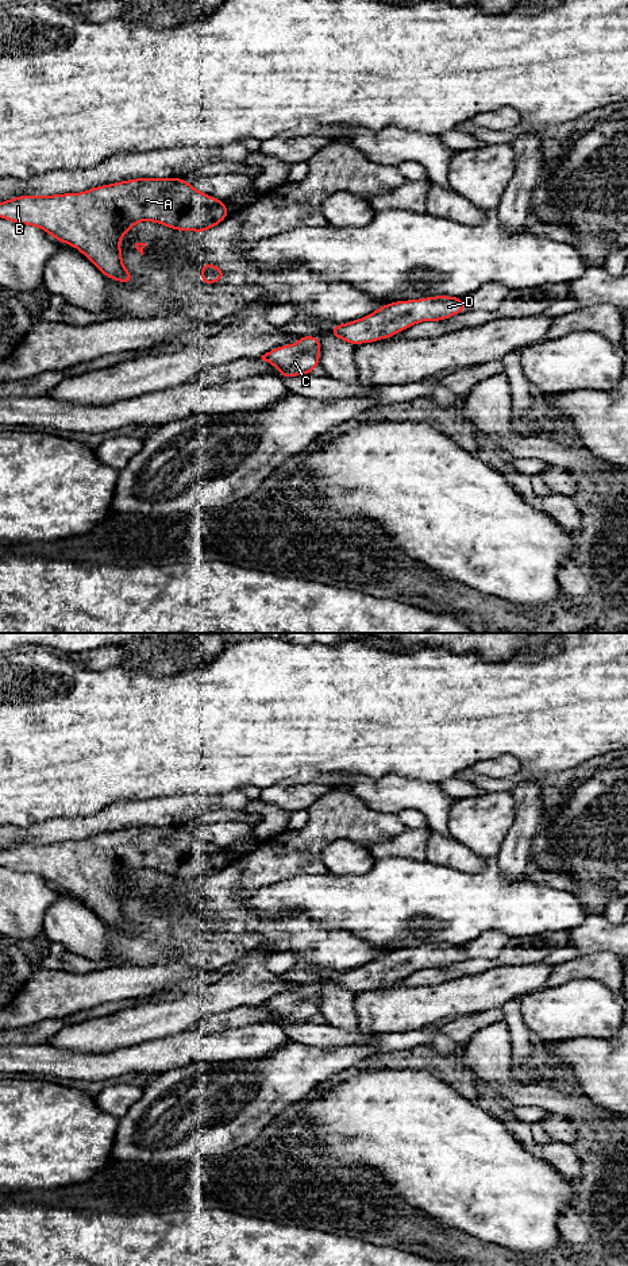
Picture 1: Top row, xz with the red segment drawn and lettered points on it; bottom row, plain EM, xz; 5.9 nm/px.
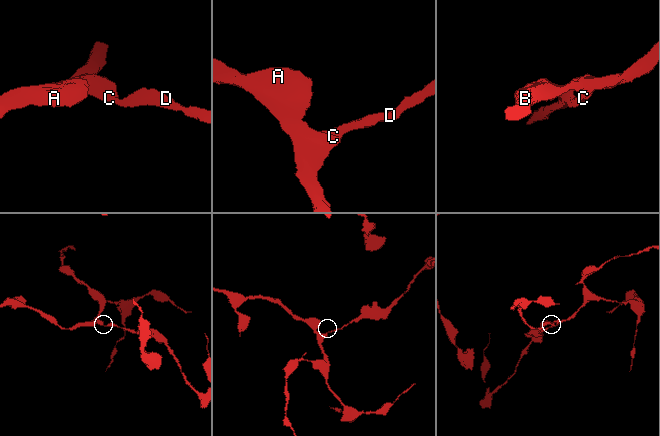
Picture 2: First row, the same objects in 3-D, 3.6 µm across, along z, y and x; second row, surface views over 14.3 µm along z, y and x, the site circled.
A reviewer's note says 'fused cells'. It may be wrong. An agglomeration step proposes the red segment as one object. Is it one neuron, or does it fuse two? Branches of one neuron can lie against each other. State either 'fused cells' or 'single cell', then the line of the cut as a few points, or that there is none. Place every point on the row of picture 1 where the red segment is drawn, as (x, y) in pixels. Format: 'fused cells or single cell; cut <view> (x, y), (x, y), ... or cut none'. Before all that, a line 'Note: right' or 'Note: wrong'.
Note: wrong
single cell; cut none

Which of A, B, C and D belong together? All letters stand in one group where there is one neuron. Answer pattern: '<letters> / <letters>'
A B C D

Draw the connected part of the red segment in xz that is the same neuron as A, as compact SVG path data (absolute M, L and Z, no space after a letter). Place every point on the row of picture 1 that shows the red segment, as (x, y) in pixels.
M135 178L95 186L80 193L51 196L19 196L0 202L0 219L34 225L61 243L73 246L92 262L104 277L131 283L134 275L122 259L122 238L139 221L155 221L176 231L207 232L230 215L224 201L193 188L182 178Z

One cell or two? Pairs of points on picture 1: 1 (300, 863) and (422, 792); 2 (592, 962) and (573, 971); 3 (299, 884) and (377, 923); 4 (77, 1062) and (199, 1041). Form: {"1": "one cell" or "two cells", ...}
{"1": "two cells", "2": "one cell", "3": "one cell", "4": "one cell"}

